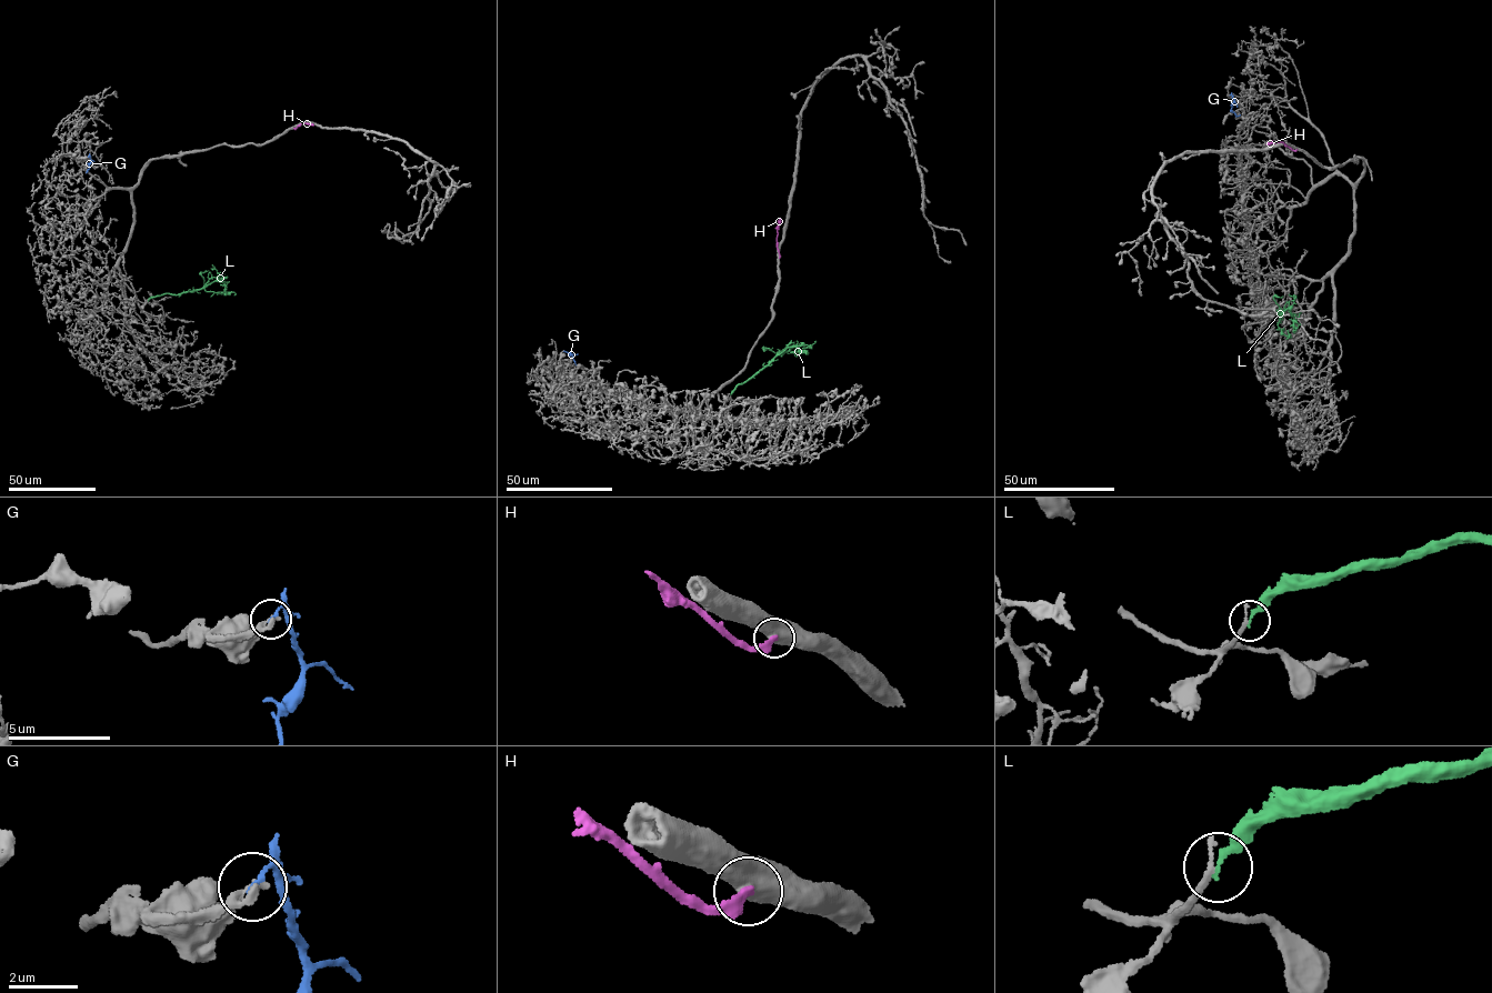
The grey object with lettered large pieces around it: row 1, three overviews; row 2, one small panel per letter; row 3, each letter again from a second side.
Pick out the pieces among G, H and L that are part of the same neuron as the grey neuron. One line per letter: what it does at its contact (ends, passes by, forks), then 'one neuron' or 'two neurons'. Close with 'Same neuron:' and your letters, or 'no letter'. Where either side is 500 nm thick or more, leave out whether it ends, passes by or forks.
G: it ends | two neurons
H: two neurons
L: it ends | two neurons
Same neuron: no letter

